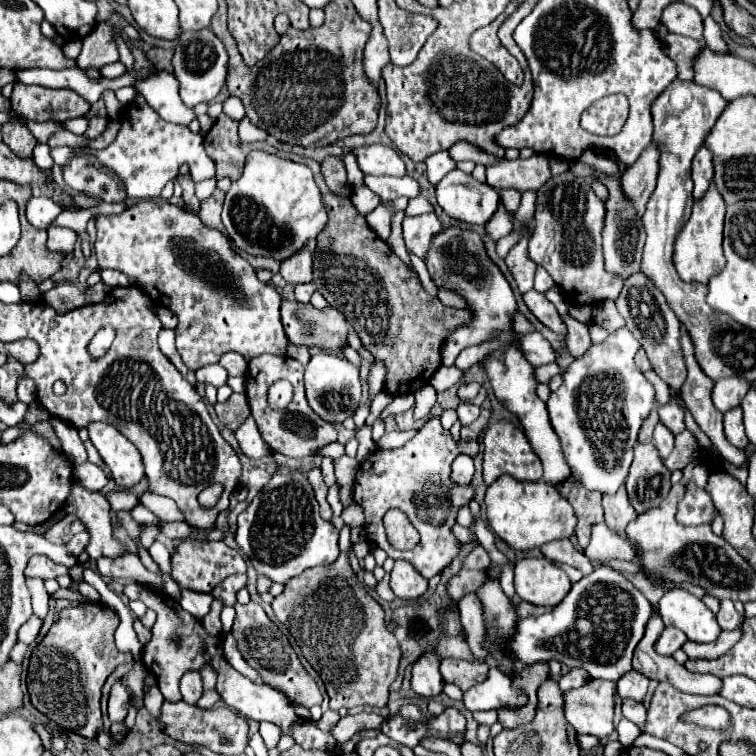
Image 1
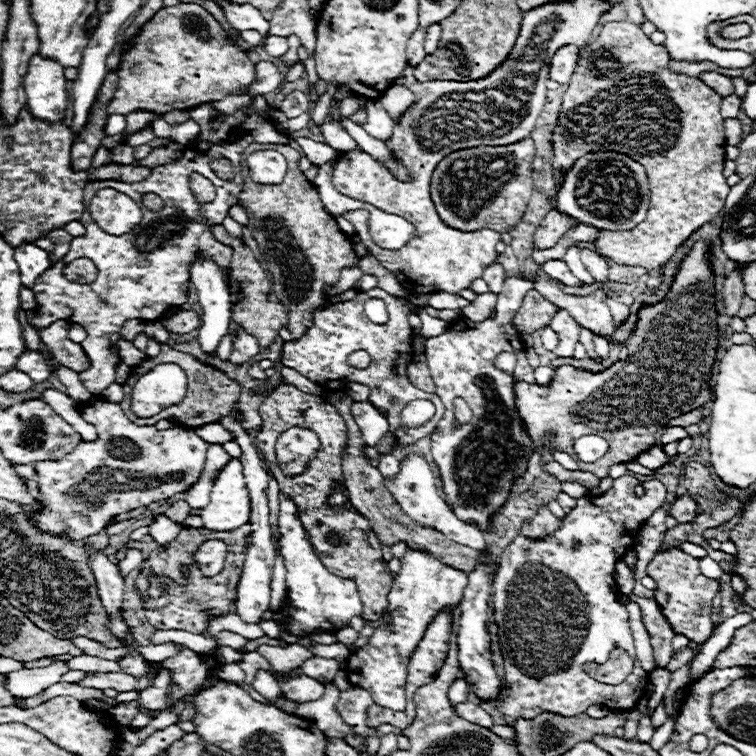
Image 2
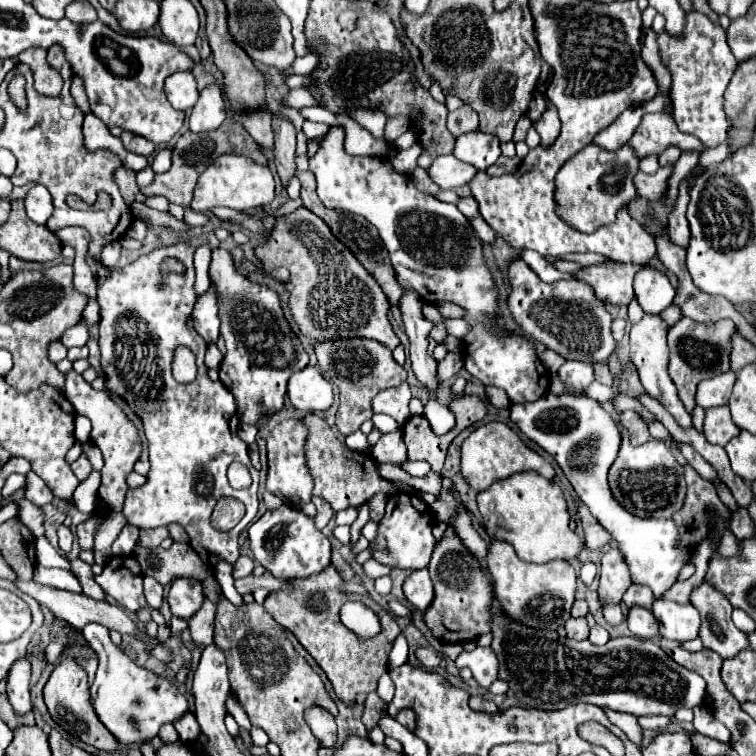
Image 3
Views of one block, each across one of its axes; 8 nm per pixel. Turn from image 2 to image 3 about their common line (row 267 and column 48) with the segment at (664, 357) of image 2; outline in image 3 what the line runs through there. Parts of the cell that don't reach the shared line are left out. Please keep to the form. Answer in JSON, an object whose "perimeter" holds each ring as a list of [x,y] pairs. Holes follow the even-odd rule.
{"perimeter":[[[72,658],[62,660],[54,668],[54,672],[50,674],[50,680],[44,686],[44,702],[48,706],[48,712],[62,730],[66,730],[74,738],[82,740],[84,744],[90,744],[90,746],[94,746],[98,750],[106,750],[106,752],[116,752],[118,750],[118,740],[96,718],[96,712],[94,712],[94,708],[90,704],[88,688],[90,688],[88,686],[88,676],[76,664],[76,660],[72,660]]]}

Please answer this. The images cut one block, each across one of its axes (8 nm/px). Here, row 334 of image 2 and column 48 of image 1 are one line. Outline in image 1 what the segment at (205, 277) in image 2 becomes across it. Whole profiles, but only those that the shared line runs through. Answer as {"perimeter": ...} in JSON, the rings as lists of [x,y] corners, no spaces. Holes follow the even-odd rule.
{"perimeter":[[[46,196],[30,198],[26,204],[26,218],[34,228],[48,228],[48,224],[60,214],[60,206]]]}

